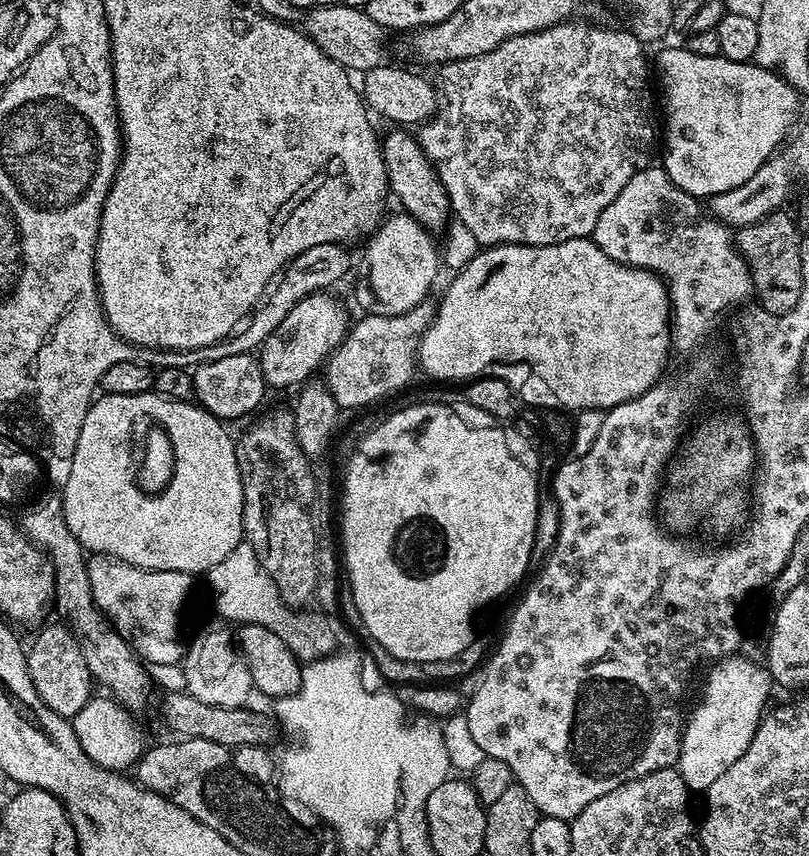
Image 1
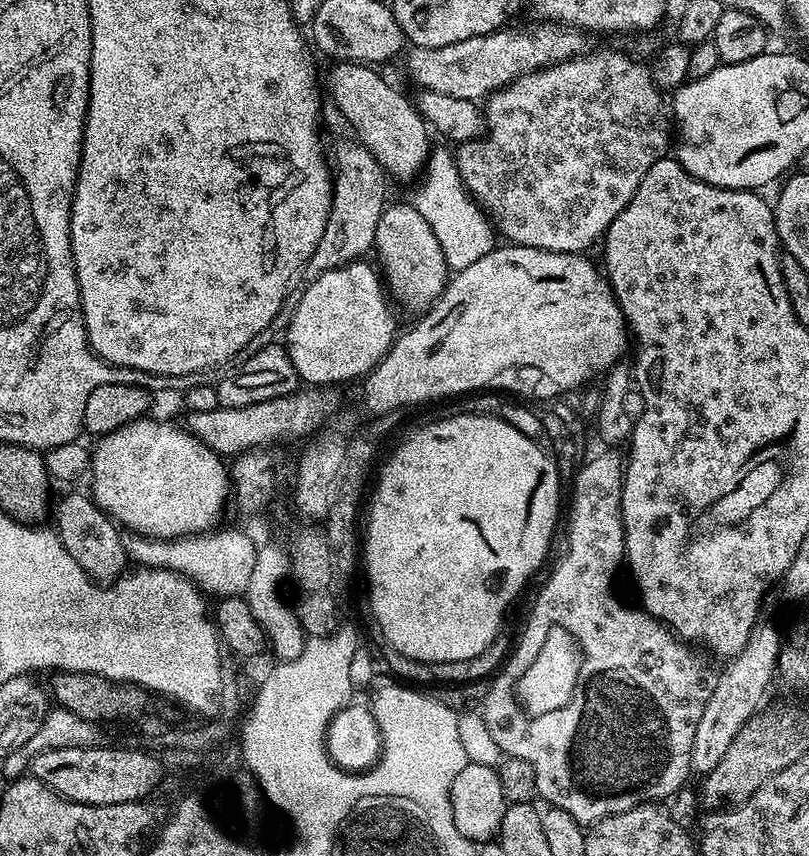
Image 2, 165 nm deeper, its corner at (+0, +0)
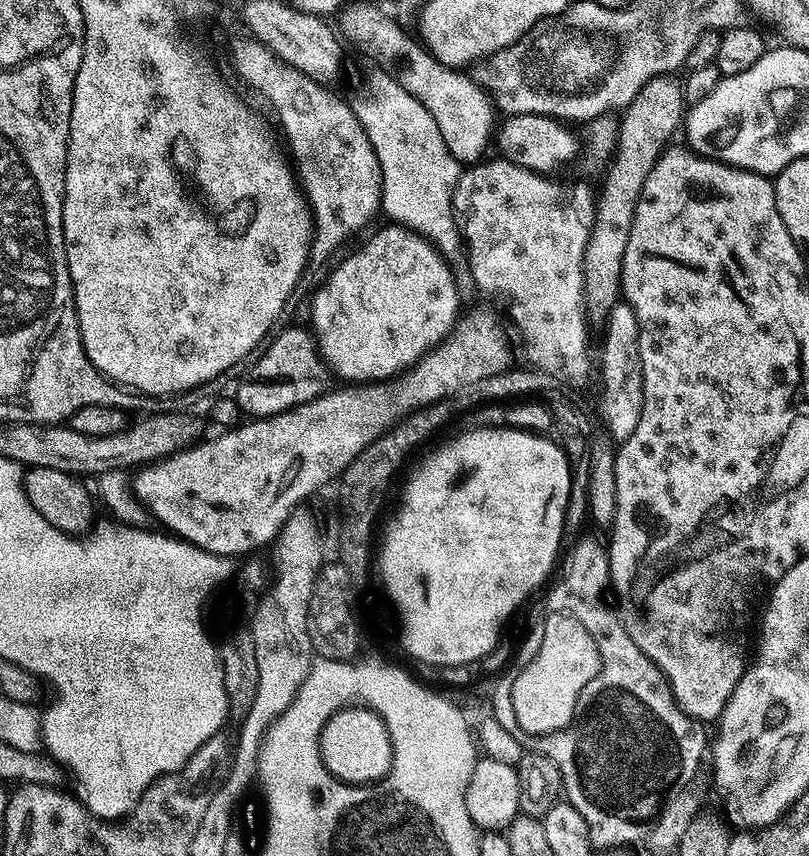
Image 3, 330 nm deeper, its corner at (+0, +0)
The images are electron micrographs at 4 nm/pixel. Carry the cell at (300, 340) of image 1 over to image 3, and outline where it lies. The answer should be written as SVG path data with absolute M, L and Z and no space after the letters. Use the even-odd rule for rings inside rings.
M393 222L388 226L374 233L357 252L350 253L312 300L311 327L320 354L344 382L386 382L409 371L426 352L451 335L462 312L460 288L445 255L426 237Z

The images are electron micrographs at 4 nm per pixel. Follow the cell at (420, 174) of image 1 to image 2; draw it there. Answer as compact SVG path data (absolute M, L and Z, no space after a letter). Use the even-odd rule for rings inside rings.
M336 62L332 66L326 92L332 95L337 110L356 131L355 139L376 156L389 177L408 180L415 173L416 176L425 167L430 153L430 128L420 111L394 85L388 84L386 77L379 76L375 67L357 62Z

